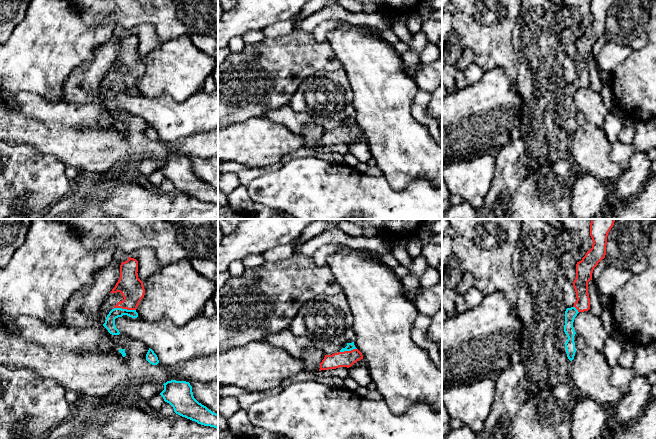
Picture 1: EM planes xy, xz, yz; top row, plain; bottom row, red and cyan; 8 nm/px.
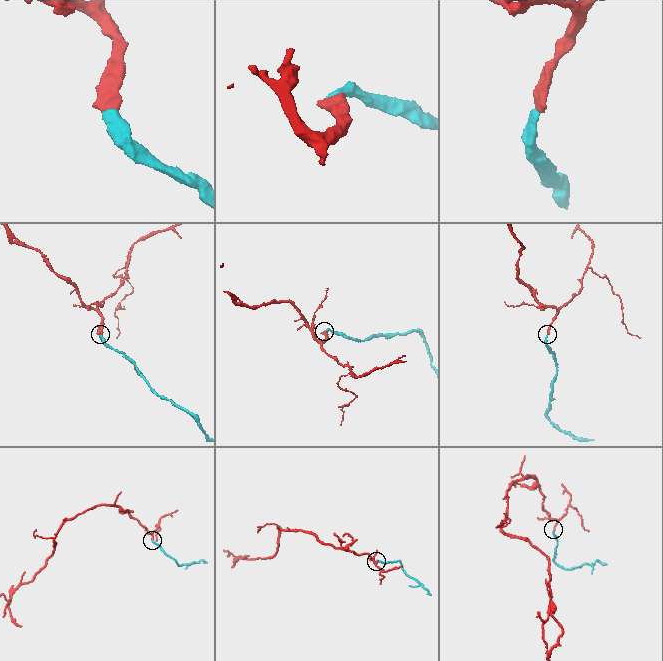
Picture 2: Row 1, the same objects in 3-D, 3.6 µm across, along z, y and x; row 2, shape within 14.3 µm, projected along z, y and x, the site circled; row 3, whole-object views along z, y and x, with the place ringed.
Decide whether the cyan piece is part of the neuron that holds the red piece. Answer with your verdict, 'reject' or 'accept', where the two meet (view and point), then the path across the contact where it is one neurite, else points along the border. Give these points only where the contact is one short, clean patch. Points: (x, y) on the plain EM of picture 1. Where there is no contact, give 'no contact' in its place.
accept; contact xy (124, 84); way xy (129, 61), (129, 79), (124, 84), (110, 95), (109, 100)

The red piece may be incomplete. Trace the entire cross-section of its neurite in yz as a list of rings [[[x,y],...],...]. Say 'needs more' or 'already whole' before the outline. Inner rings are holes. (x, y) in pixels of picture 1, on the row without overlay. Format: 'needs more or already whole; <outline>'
needs more; [[[590,0],[590,12],[593,20],[581,37],[576,40],[576,54],[573,63],[576,68],[576,78],[565,87],[564,108],[568,115],[565,119],[567,133],[570,137],[575,132],[574,112],[576,110],[573,98],[579,88],[590,85],[590,74],[588,70],[588,58],[592,55],[592,49],[598,39],[605,34],[607,12],[614,0]]]

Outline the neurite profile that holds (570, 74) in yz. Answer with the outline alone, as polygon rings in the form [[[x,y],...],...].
[[[566,56],[566,58],[564,59],[563,67],[564,67],[564,79],[566,83],[567,84],[573,83],[574,79],[577,76],[573,60],[570,57]]]

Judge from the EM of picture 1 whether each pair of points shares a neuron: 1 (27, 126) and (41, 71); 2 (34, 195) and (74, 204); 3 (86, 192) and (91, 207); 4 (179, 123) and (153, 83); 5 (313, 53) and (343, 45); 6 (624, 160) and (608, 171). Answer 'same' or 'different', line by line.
1: different
2: different
3: same
4: different
5: different
6: different

